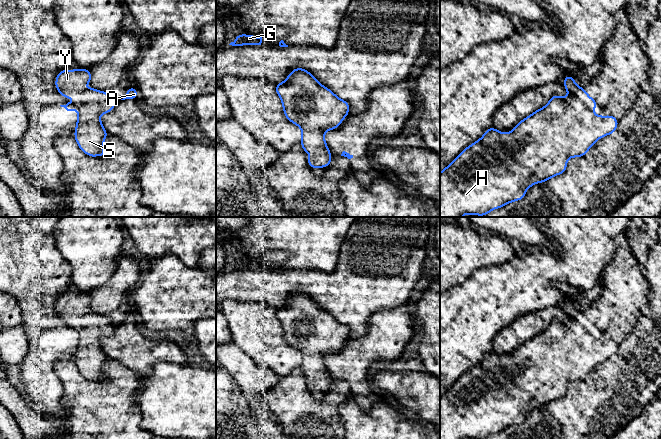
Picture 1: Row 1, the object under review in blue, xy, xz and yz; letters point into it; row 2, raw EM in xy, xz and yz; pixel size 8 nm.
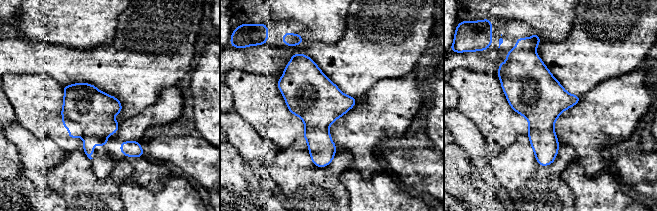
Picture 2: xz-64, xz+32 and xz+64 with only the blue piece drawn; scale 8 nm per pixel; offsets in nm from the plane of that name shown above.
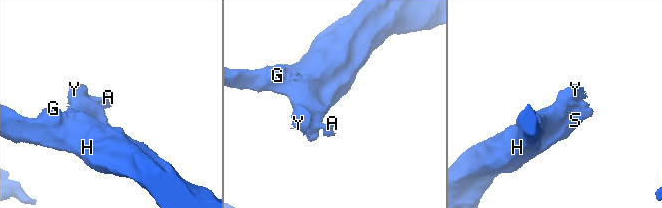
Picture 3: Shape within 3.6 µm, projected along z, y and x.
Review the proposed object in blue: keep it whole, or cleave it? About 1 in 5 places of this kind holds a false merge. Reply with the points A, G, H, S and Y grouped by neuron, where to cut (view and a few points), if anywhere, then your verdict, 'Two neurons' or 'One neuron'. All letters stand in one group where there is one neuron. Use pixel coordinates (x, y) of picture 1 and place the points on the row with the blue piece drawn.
Groups: A G H S Y. No split. One neuron

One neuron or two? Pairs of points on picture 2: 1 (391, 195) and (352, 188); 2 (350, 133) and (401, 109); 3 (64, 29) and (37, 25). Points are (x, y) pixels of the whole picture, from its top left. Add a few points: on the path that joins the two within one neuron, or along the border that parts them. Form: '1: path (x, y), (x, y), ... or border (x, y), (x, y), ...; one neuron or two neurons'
1: path (381, 195), (364, 195), (362, 193); one neuron
2: path (363, 125), (388, 110); one neuron
3: path (57, 29), (54, 27), (44, 27); one neuron

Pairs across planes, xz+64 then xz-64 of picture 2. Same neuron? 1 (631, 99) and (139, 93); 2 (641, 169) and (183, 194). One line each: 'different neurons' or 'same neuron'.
1: different neurons
2: different neurons

